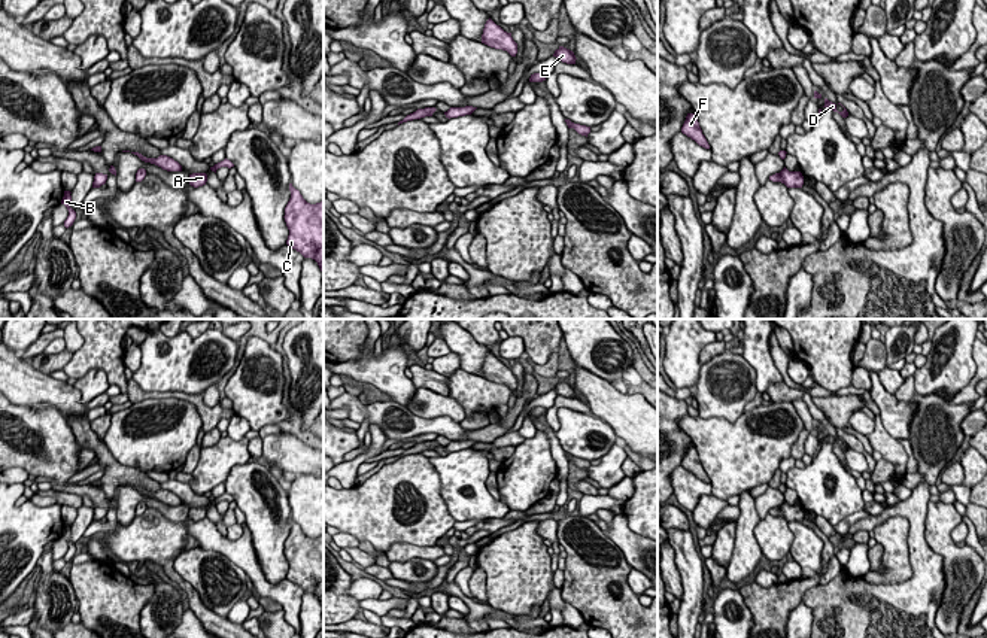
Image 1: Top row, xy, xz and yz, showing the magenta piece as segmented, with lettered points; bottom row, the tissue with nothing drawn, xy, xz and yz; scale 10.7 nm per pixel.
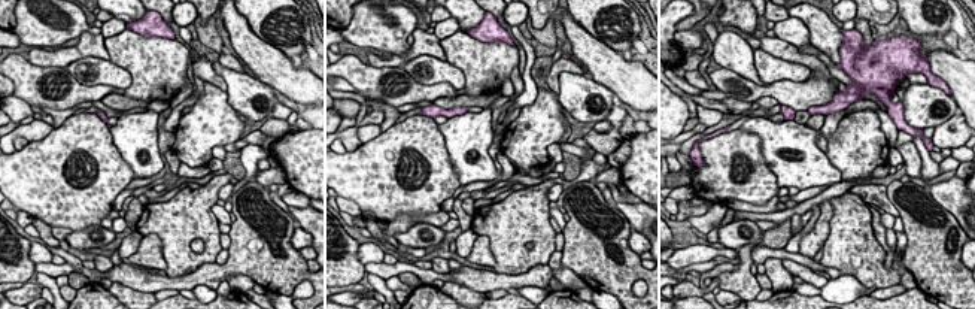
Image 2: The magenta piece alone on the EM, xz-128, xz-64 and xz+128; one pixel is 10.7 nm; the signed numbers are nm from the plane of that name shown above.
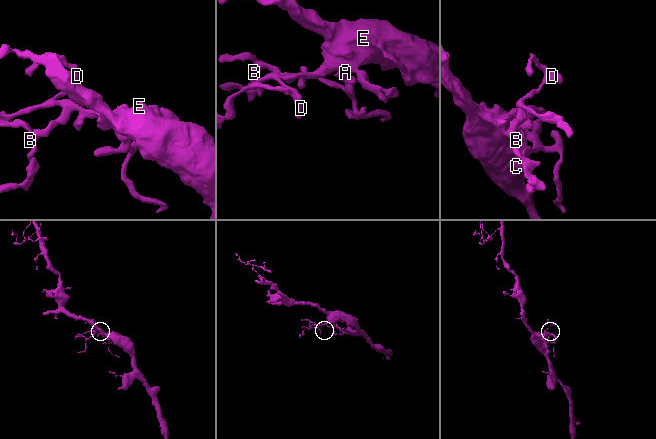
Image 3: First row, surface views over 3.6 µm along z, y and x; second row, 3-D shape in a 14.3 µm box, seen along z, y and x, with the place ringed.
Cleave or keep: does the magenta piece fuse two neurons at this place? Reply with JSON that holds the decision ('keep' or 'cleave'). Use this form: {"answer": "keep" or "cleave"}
{"answer": "keep"}

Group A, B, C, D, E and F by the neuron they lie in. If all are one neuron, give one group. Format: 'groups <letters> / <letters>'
groups A B C D E F

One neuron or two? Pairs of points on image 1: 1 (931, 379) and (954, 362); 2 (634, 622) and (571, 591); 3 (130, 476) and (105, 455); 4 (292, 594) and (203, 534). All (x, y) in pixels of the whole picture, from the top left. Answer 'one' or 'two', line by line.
1: one
2: one
3: one
4: one

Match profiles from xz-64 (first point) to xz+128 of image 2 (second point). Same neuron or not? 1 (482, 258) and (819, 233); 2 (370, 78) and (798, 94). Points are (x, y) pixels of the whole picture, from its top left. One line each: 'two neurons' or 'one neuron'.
1: one neuron
2: one neuron

